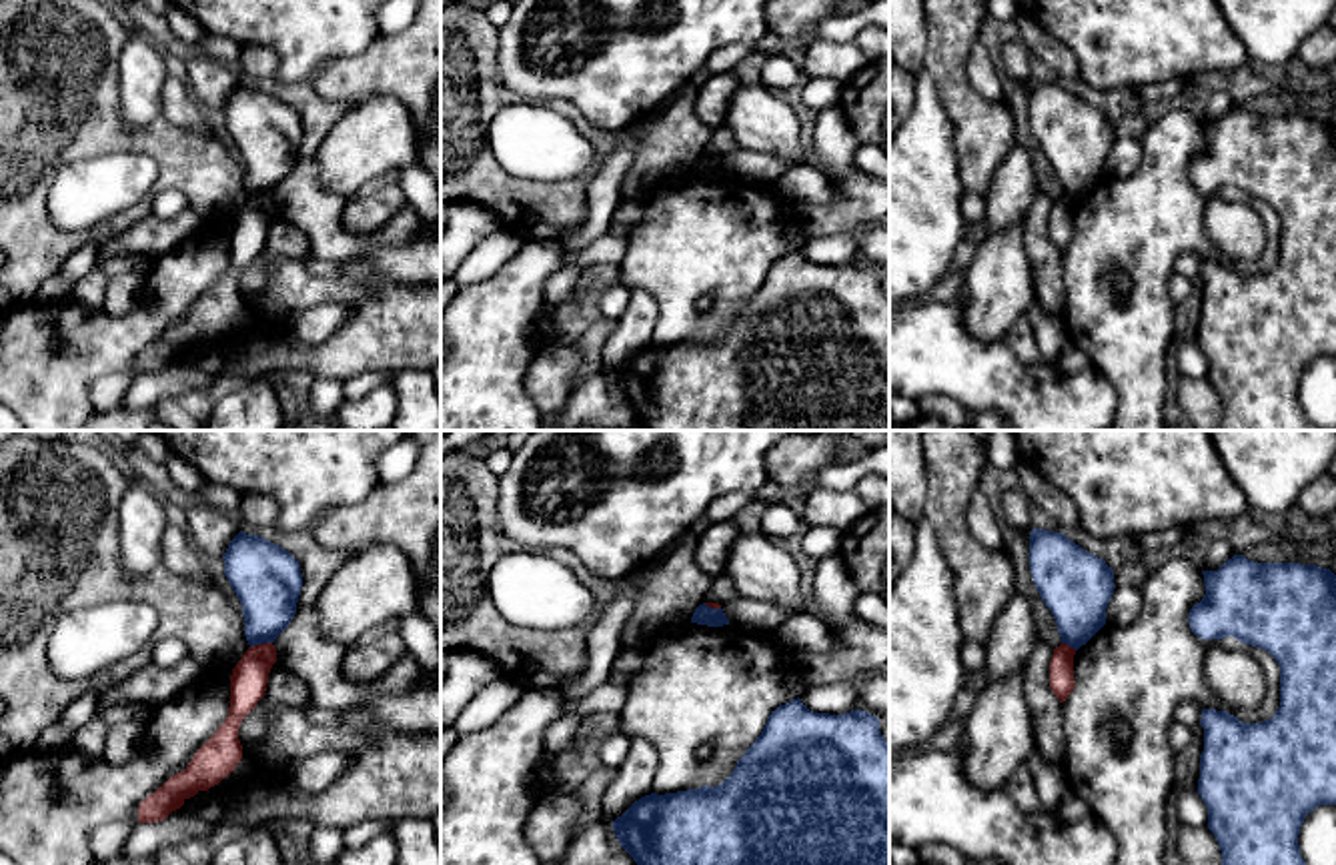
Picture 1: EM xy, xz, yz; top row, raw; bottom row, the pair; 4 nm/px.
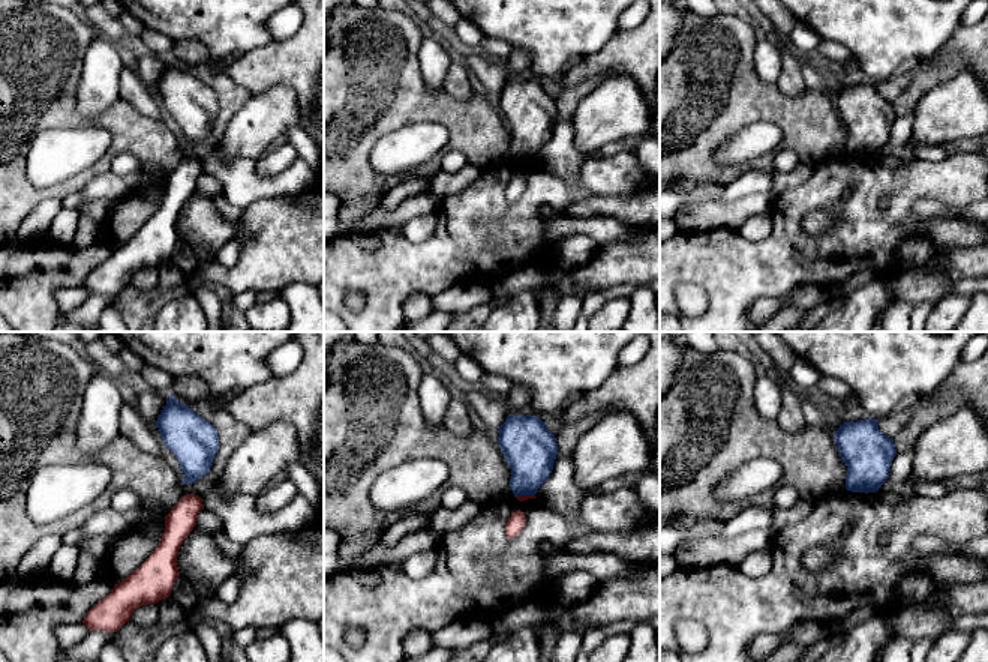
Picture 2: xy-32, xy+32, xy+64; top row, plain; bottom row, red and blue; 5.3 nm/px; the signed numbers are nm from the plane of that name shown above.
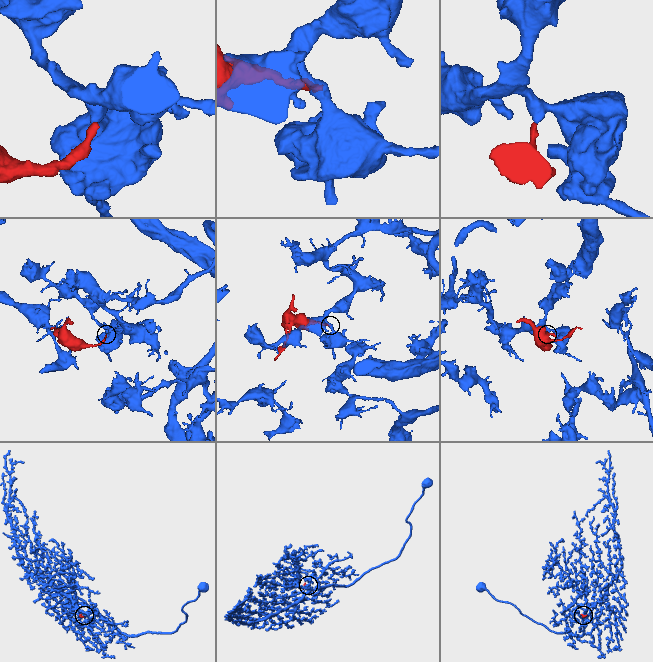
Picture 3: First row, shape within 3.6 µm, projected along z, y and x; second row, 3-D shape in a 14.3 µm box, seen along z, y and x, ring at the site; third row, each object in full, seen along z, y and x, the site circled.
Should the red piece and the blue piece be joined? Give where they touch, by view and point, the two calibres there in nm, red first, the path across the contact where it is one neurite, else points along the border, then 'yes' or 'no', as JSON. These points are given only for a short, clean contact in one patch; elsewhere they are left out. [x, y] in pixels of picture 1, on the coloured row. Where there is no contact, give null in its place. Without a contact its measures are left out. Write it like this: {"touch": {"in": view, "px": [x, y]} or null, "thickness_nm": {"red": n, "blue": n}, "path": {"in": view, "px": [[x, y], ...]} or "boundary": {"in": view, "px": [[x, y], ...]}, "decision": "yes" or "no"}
{"touch": {"in": "xy", "px": [263, 643]}, "thickness_nm": {"red": 150, "blue": 280}, "boundary": {"in": "xy", "px": [[271, 641], [251, 647]]}, "decision": "no"}

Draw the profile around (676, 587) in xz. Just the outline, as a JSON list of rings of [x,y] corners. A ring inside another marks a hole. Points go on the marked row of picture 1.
[[[681,535],[649,567],[649,579],[635,593],[633,611],[621,631],[623,647],[639,647],[669,627],[689,623],[705,603],[713,577],[695,563],[695,543],[693,535]]]

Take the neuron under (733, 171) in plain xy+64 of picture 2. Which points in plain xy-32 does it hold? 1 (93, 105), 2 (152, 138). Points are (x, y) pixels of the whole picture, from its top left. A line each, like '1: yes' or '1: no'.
1: no
2: yes

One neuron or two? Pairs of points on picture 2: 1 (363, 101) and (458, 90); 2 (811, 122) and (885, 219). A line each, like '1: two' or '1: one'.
1: two
2: two

